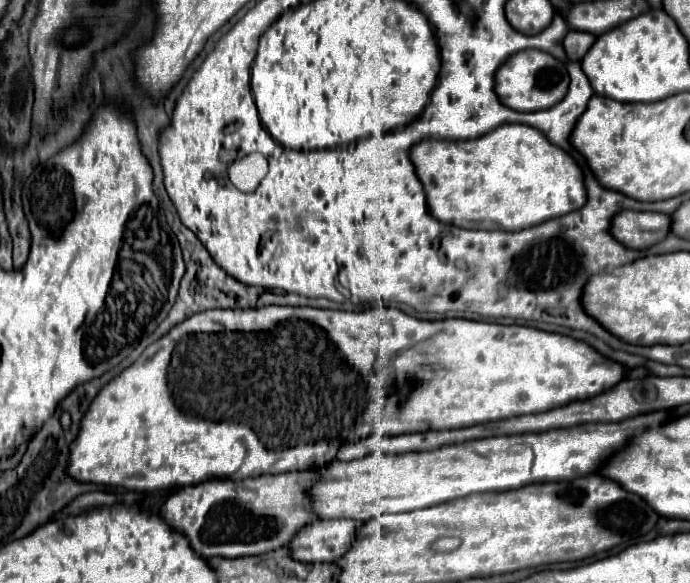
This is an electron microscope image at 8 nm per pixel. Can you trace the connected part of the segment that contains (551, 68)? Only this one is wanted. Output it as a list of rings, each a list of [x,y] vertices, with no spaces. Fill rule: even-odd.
[[[526,49],[508,57],[496,73],[496,95],[498,99],[516,111],[540,111],[560,103],[568,93],[566,65],[540,49]]]

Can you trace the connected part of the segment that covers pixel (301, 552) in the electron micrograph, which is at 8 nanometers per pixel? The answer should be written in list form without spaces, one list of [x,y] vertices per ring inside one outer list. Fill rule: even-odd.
[[[322,519],[300,529],[300,535],[288,543],[292,557],[314,563],[314,561],[338,561],[350,551],[352,539],[358,531],[358,521],[354,519]]]

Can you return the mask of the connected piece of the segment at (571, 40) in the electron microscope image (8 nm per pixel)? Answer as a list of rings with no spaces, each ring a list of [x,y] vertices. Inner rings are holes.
[[[568,31],[564,39],[564,49],[570,61],[582,61],[582,57],[588,53],[588,47],[596,41],[594,35],[588,35],[584,31]]]

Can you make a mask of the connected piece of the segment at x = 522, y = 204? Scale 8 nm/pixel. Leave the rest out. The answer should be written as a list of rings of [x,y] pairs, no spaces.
[[[506,123],[490,131],[490,135],[472,141],[422,141],[410,151],[410,159],[416,167],[416,175],[424,185],[426,203],[430,213],[448,225],[462,229],[498,229],[498,231],[522,231],[532,225],[540,225],[546,219],[556,219],[586,205],[584,175],[578,163],[560,147],[548,143],[548,139],[530,125]]]

